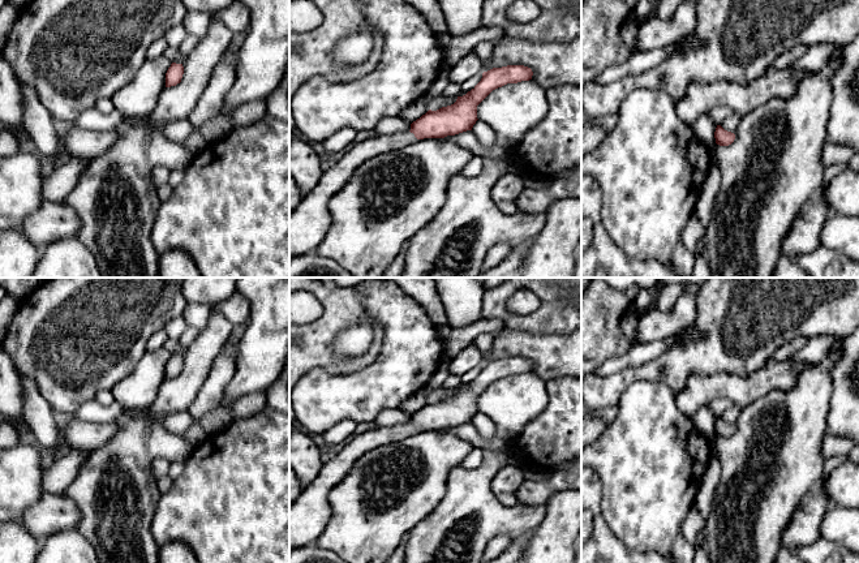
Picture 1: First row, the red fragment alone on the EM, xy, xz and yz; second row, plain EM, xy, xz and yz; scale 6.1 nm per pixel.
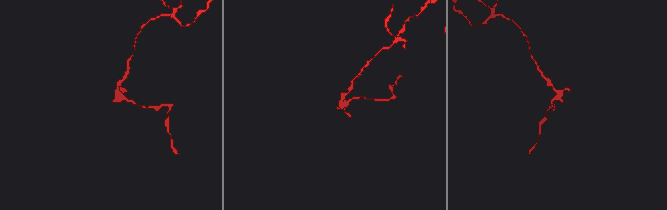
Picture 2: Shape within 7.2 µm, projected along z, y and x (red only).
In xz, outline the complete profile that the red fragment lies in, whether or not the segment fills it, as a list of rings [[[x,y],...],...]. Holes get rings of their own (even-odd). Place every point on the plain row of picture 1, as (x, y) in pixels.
[[[524,357],[493,360],[484,364],[481,373],[465,387],[458,388],[454,396],[437,403],[429,401],[413,413],[409,424],[375,427],[355,434],[331,460],[323,464],[314,481],[304,487],[289,506],[289,547],[314,543],[325,532],[331,517],[330,490],[343,480],[365,452],[401,440],[417,431],[444,430],[472,422],[478,412],[477,397],[493,382],[507,375],[529,373],[532,368],[532,361]]]

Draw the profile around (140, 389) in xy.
[[[166,347],[146,351],[138,365],[111,388],[115,401],[124,408],[149,408],[166,381],[171,356]]]

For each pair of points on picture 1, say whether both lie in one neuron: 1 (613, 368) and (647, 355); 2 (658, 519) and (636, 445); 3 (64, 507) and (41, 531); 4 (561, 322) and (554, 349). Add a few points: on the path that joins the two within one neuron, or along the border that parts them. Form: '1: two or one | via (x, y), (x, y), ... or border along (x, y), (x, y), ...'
1: one | via (621, 362), (639, 355)
2: one | via (649, 501), (649, 463)
3: one | via (59, 512), (46, 525)
4: two | border along (528, 331), (537, 334), (567, 334)

